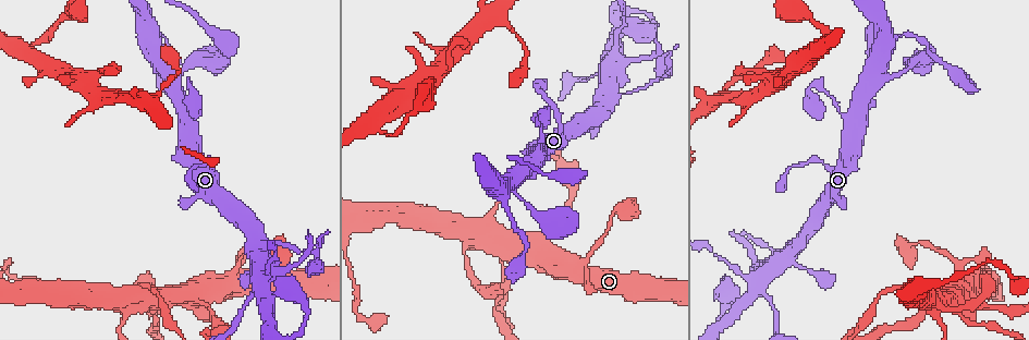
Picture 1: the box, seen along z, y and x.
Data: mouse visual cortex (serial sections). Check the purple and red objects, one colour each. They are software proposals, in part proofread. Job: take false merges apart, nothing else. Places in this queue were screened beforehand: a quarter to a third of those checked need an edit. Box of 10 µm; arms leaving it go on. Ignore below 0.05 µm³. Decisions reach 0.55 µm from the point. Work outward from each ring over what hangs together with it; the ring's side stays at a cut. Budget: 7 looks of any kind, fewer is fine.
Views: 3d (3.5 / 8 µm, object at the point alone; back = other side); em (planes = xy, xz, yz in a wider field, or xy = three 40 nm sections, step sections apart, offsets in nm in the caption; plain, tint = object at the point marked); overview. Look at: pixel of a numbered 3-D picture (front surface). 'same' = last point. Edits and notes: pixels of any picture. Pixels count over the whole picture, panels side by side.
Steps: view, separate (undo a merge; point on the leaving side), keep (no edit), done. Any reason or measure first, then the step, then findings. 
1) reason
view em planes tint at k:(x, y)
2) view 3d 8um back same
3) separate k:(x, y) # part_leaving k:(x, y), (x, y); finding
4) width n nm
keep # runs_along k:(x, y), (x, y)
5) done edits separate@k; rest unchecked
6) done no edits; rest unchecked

calibre changes
view 3d 3.5um at 1:(197, 296)

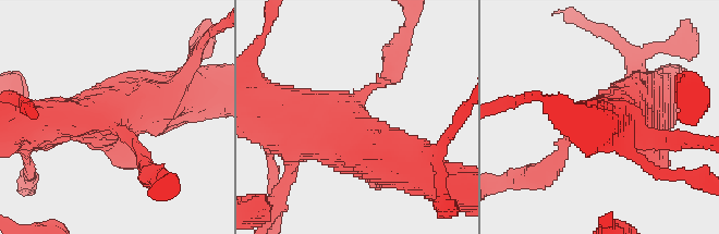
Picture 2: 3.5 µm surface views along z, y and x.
shape alone is not enough
view em xy step 5 plain at 2:(355, 118)

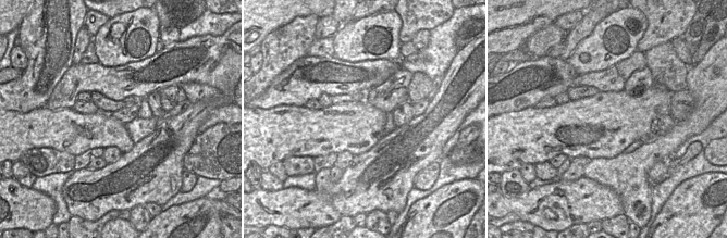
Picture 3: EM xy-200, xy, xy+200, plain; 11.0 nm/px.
with the object marked
view em xy step 5 tint same

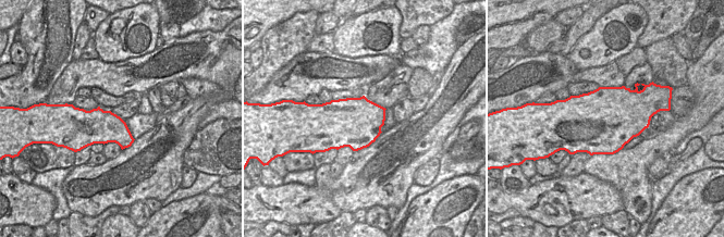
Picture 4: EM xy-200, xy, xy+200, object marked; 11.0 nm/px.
keep # runs_along 2:(403, 164), (272, 120); all the same cell

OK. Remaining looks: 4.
sudden change in width
view 3d 3.5um at 1:(144, 283)

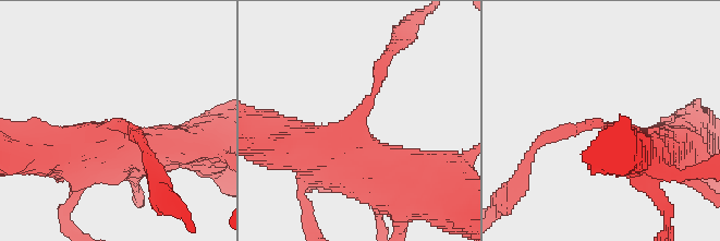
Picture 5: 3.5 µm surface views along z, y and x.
arm_widths 200, 500 nm
view em xy step 5 tint at 5:(594, 124)

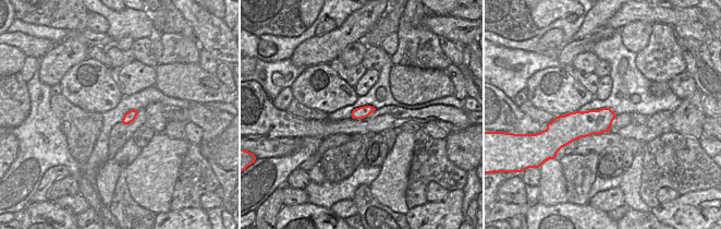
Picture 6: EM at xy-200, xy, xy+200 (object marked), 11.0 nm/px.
separate 5:(385, 57) # part_leaving 5:(375, 91), (378, 68), (405, 29); a second cell is stuck on

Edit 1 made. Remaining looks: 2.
thin neck
view 3d 3.5um at 1:(625, 16)

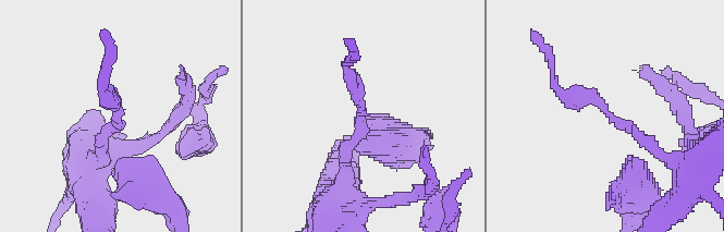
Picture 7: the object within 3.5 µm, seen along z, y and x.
arm_widths 200, 200 nm
view em xy step 1 tint at 7:(361, 113)

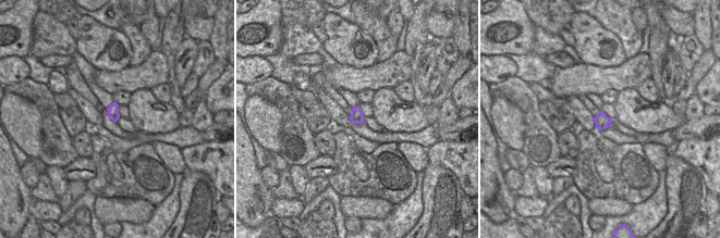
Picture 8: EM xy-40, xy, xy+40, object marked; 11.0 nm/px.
separate 7:(598, 101) # a second cell is stuck on

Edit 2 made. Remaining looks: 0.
done edits separate@5, separate@7; rest unchecked

